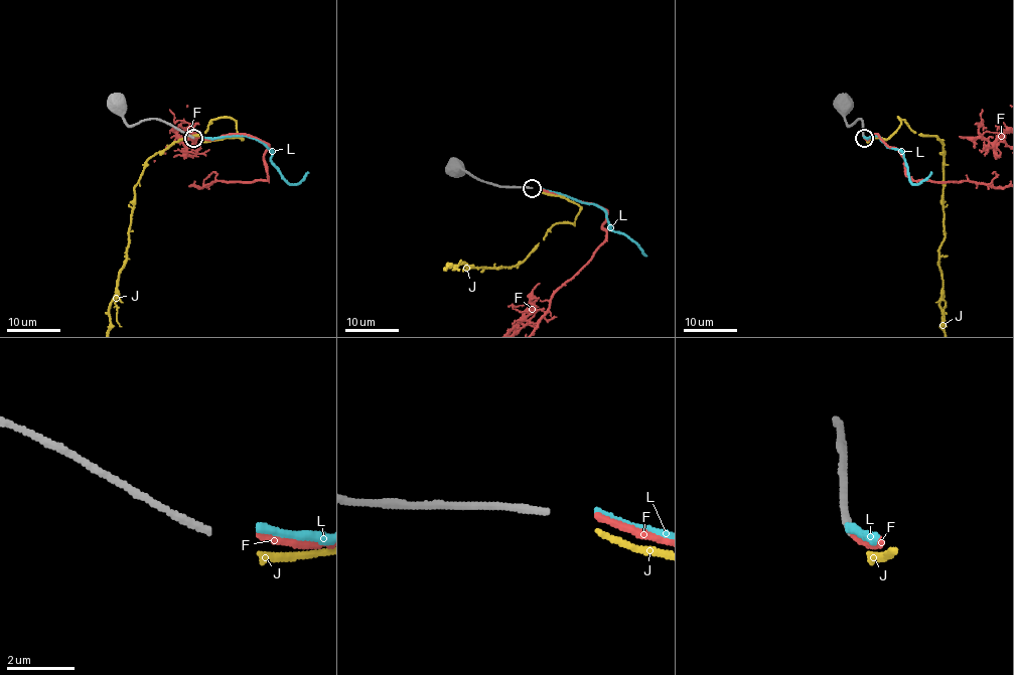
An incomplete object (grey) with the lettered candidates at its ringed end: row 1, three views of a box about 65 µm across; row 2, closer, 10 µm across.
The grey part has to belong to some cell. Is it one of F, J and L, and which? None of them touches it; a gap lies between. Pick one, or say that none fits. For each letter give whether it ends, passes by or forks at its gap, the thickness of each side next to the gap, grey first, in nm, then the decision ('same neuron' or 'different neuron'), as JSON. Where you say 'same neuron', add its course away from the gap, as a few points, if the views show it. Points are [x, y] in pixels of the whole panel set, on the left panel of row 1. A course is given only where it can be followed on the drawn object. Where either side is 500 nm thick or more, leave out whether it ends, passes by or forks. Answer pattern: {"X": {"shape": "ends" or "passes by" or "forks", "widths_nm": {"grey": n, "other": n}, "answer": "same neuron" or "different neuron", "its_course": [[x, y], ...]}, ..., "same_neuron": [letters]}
{"F": {"shape": "ends", "widths_nm": {"grey": 220, "other": 200}, "answer": "different neuron"}, "J": {"shape": "ends", "widths_nm": {"grey": 220, "other": 170}, "answer": "different neuron"}, "L": {"shape": "ends", "widths_nm": {"grey": 220, "other": 240}, "answer": "different neuron"}, "same_neuron": []}

